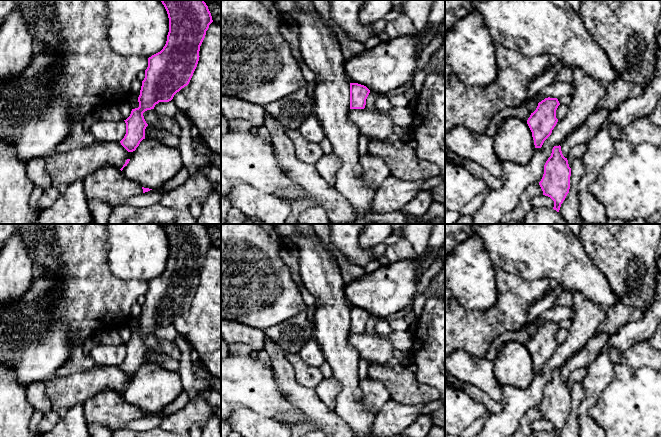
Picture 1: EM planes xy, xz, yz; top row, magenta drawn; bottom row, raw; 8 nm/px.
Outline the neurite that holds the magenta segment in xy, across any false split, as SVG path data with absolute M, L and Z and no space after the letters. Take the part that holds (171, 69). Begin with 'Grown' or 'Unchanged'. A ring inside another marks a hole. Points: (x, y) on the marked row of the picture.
Unchanged. M160 0L169 18L169 32L163 49L148 58L142 81L139 107L124 120L126 134L120 141L133 152L145 139L148 126L143 113L159 102L169 102L187 86L199 61L200 46L213 22L204 0Z

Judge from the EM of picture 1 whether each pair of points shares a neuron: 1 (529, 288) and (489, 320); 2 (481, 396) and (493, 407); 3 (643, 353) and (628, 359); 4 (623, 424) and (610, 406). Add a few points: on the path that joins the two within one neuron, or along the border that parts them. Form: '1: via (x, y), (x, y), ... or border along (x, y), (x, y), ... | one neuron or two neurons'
1: via (519, 298), (499, 318) | one neuron
2: via (484, 398), (490, 404) | one neuron
3: via (639, 355), (632, 357) | one neuron
4: via (623, 420), (614, 410) | one neuron

